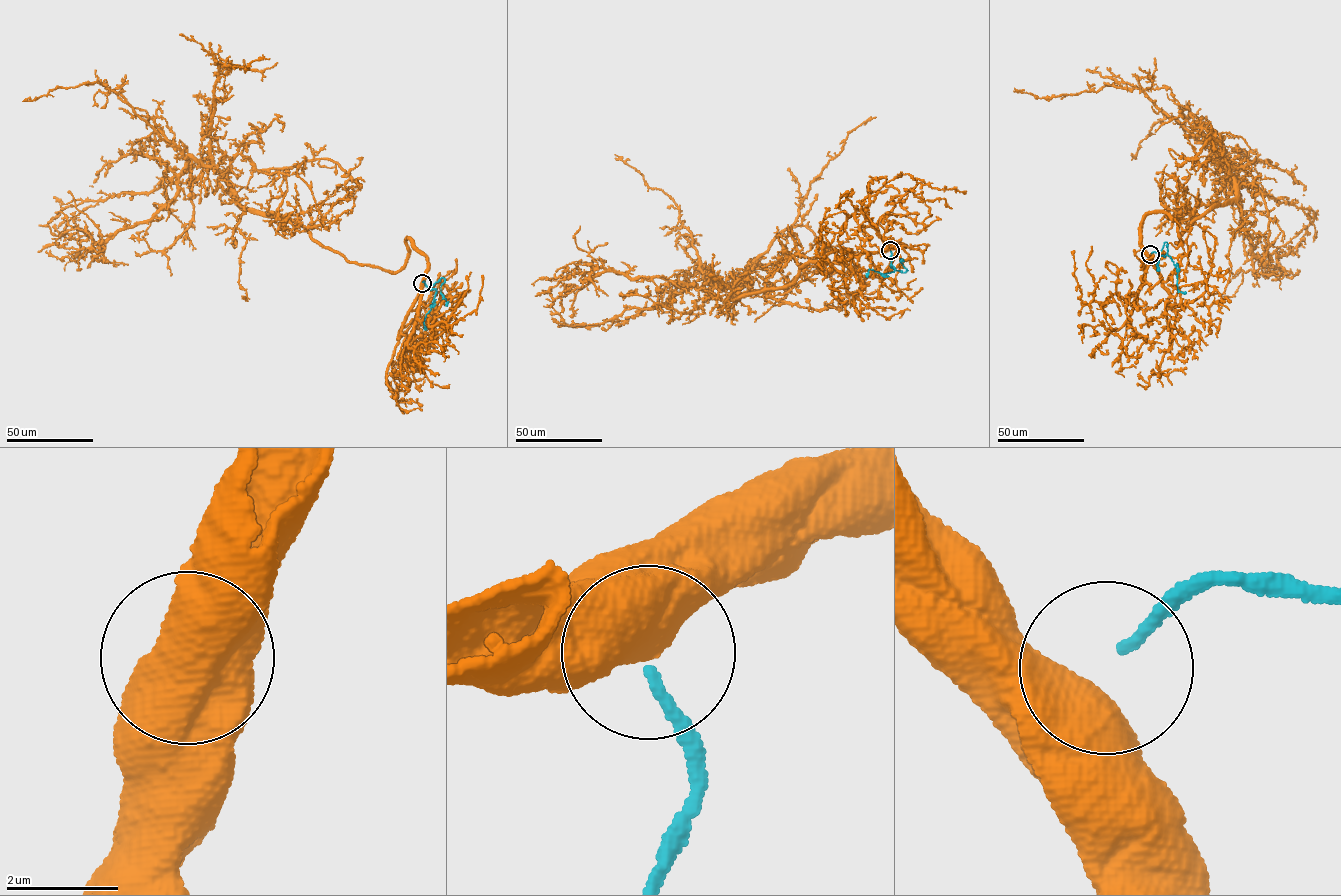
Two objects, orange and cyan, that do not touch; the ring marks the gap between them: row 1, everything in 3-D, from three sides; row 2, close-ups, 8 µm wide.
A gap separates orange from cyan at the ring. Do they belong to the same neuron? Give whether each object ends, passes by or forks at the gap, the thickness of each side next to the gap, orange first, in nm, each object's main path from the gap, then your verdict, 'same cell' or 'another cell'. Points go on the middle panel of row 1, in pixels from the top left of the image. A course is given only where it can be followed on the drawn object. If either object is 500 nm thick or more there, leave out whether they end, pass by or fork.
calibres 850 and 190 nm; course orange (890, 250), (906, 247), (882, 277), (814, 261), (787, 285), (734, 287), (876, 117); course cyan (890, 250), (895, 270), (881, 274), (869, 269), (866, 274); another cell

